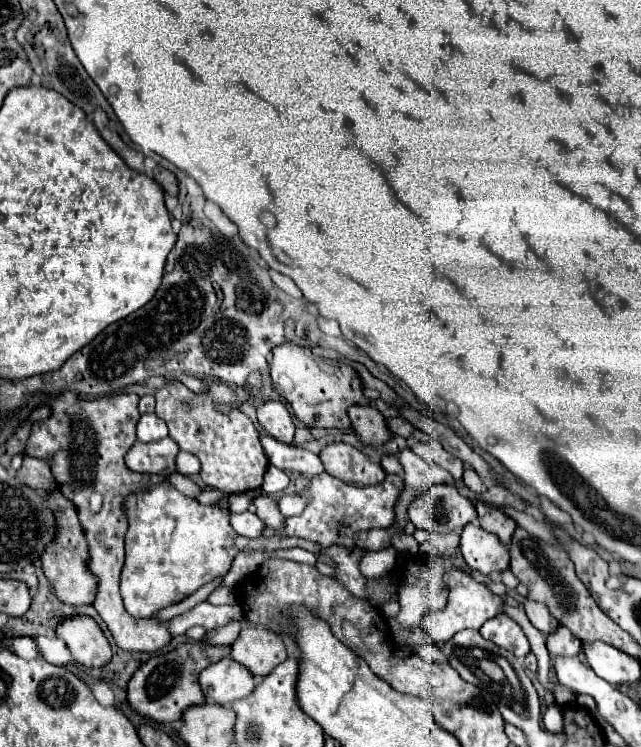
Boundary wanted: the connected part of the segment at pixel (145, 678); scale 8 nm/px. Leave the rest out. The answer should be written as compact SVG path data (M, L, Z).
M183 643L181 647L177 647L175 651L161 655L161 657L153 657L147 663L143 663L133 679L129 681L129 689L127 689L127 701L131 705L131 709L141 715L147 717L155 723L173 723L181 719L181 713L187 707L193 705L203 705L203 691L199 687L199 673L217 663L219 659L229 655L229 647L211 647L209 643Z

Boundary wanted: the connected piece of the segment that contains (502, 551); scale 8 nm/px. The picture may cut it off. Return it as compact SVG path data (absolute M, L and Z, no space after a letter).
M465 525L459 547L467 565L483 575L501 573L509 567L509 549L497 535L487 533L479 525Z

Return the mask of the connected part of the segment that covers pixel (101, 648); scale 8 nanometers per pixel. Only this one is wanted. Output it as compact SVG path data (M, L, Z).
M67 617L57 625L55 633L67 643L73 659L79 665L103 667L111 661L111 647L91 617Z

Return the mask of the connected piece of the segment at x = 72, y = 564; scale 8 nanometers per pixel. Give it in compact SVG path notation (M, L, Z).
M53 491L47 495L47 503L51 503L51 509L57 517L57 537L51 547L41 555L43 573L53 583L53 591L65 605L91 605L97 595L97 577L89 571L89 547L81 529L81 523L77 519L77 511L69 499L63 497L61 491Z

